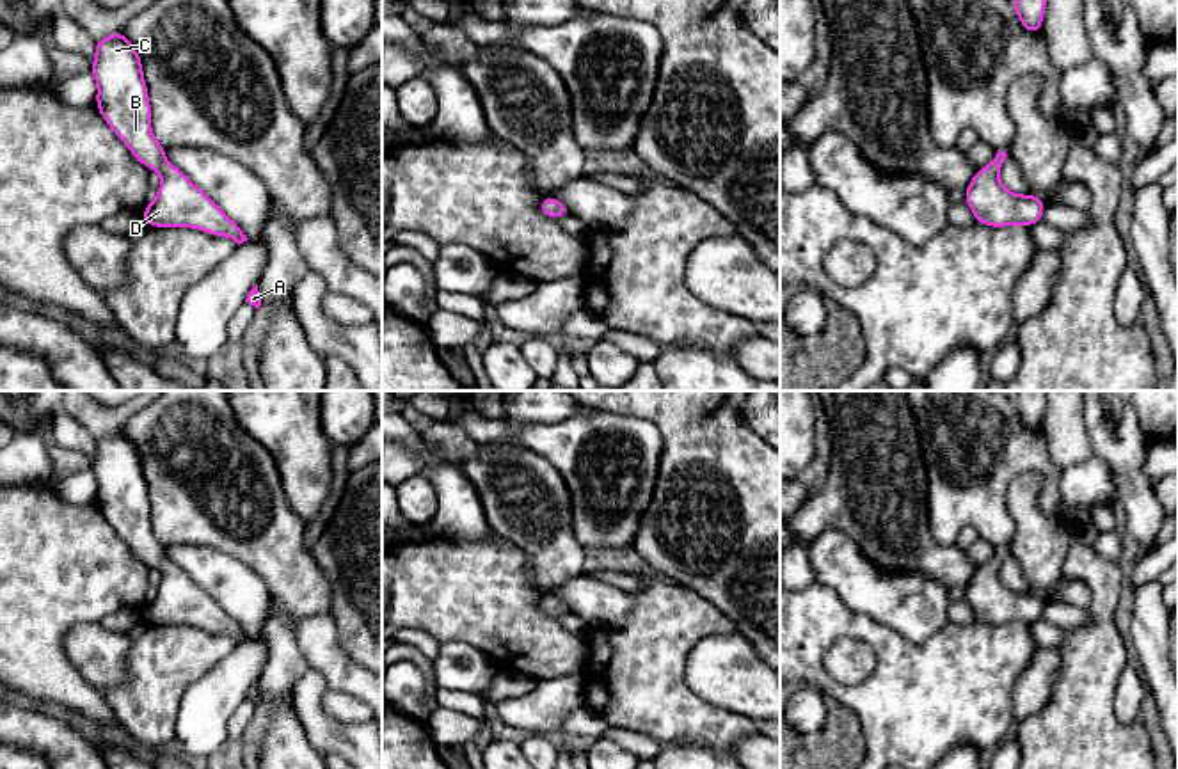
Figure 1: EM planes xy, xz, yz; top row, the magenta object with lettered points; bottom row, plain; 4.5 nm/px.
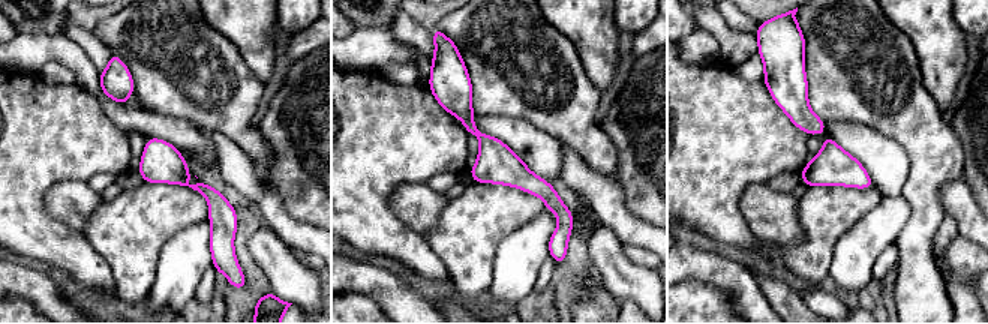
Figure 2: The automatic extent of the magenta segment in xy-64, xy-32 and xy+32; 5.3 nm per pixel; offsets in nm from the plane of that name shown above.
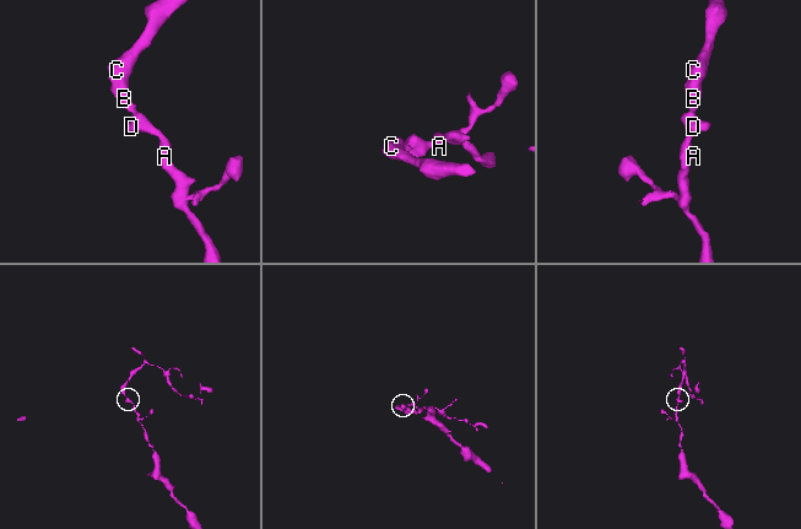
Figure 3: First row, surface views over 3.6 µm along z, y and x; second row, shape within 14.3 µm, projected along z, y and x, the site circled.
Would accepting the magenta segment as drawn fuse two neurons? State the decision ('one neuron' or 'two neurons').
one neuron

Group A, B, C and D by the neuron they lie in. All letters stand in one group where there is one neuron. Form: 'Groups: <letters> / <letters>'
Groups: A B C D

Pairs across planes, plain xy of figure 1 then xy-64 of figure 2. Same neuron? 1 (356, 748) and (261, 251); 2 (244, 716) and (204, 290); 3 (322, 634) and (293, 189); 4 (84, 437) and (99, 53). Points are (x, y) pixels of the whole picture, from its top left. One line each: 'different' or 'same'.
1: same
2: same
3: different
4: same

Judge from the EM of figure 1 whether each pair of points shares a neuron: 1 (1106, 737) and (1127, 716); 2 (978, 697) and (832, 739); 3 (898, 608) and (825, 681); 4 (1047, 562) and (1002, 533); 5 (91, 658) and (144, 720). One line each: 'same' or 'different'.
1: different
2: different
3: different
4: different
5: different

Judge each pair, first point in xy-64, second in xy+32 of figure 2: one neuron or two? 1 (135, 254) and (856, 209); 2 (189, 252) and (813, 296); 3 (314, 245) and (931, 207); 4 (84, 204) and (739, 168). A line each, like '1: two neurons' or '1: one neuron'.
1: one neuron
2: two neurons
3: two neurons
4: two neurons

